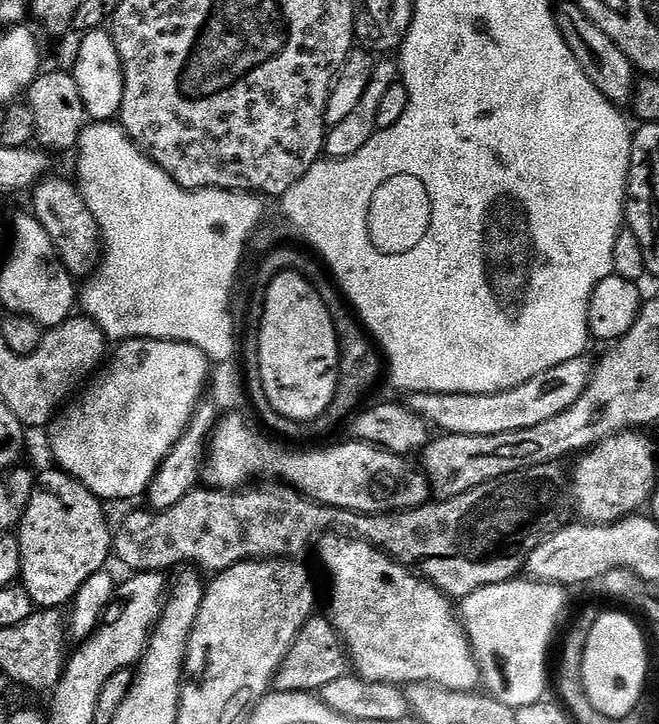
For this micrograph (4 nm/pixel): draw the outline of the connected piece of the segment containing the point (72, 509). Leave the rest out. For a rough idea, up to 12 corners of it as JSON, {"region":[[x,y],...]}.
{"region":[[38,476],[18,528],[22,586],[60,610],[114,552],[105,505]]}

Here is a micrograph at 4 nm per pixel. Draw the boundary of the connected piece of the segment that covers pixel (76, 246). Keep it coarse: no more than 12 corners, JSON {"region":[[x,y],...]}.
{"region":[[73,181],[31,189],[31,211],[64,269],[91,276],[102,237]]}

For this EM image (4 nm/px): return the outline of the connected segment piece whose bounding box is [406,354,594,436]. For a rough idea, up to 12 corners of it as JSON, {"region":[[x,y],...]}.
{"region":[[570,358],[510,390],[411,393],[449,436],[530,430],[592,385],[594,360]]}

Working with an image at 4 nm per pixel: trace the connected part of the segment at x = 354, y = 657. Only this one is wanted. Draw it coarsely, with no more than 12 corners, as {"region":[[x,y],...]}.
{"region":[[359,538],[328,560],[358,675],[479,689],[453,601]]}

